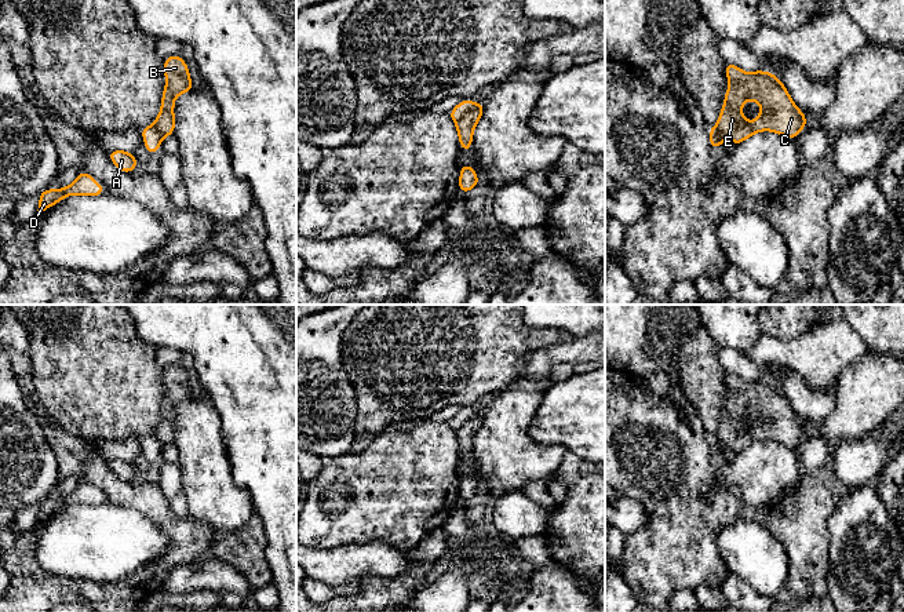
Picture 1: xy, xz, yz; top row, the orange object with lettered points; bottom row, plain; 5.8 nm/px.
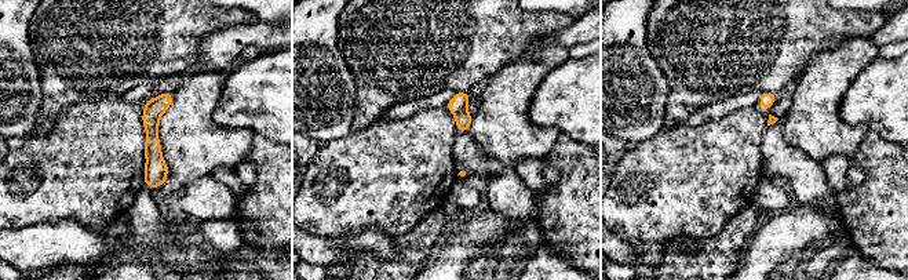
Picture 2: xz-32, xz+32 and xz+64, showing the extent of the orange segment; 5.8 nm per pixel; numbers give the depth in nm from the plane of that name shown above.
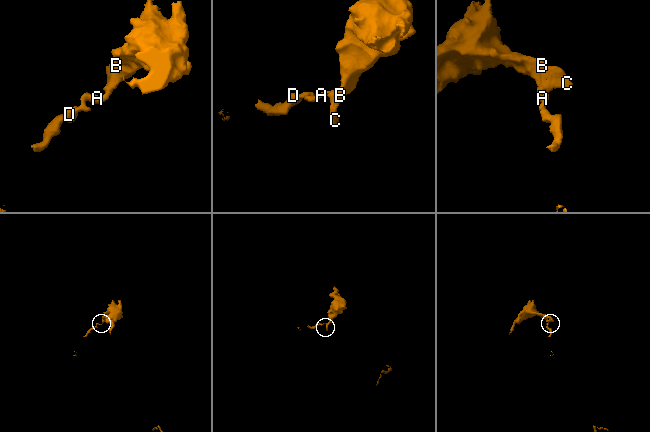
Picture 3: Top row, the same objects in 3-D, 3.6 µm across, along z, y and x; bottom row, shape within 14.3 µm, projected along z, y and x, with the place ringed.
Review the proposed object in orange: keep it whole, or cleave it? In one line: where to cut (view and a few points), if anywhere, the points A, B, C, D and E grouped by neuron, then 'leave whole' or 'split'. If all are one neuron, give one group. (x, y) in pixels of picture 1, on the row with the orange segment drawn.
xz (473, 104), (456, 121) | A D / B C E | split

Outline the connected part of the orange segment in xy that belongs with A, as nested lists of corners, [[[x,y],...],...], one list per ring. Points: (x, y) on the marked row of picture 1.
[[[110,150],[107,154],[112,163],[123,172],[132,172],[138,165],[138,160],[132,156],[132,153]]]

